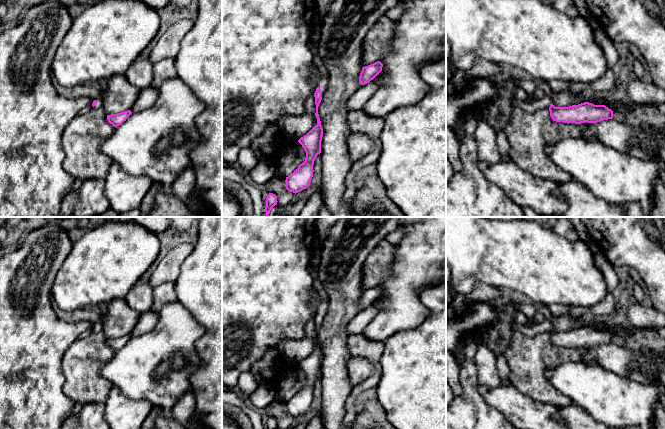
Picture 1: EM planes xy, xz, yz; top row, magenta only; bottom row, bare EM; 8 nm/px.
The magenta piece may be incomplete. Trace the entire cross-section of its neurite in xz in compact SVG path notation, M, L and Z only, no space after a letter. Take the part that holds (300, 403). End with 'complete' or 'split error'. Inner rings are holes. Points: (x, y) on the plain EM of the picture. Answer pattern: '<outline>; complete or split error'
M318 279L313 281L313 289L319 297L317 312L314 317L317 348L306 359L298 364L306 376L306 382L305 385L300 388L293 397L286 401L285 404L286 413L295 418L306 413L310 409L314 396L314 385L317 379L321 377L323 352L318 338L318 330L328 312L328 295Z; split error

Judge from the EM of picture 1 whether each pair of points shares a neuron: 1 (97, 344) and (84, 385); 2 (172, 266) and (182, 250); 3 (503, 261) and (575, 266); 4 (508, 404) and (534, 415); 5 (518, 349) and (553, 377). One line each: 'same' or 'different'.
1: same
2: same
3: same
4: same
5: different

